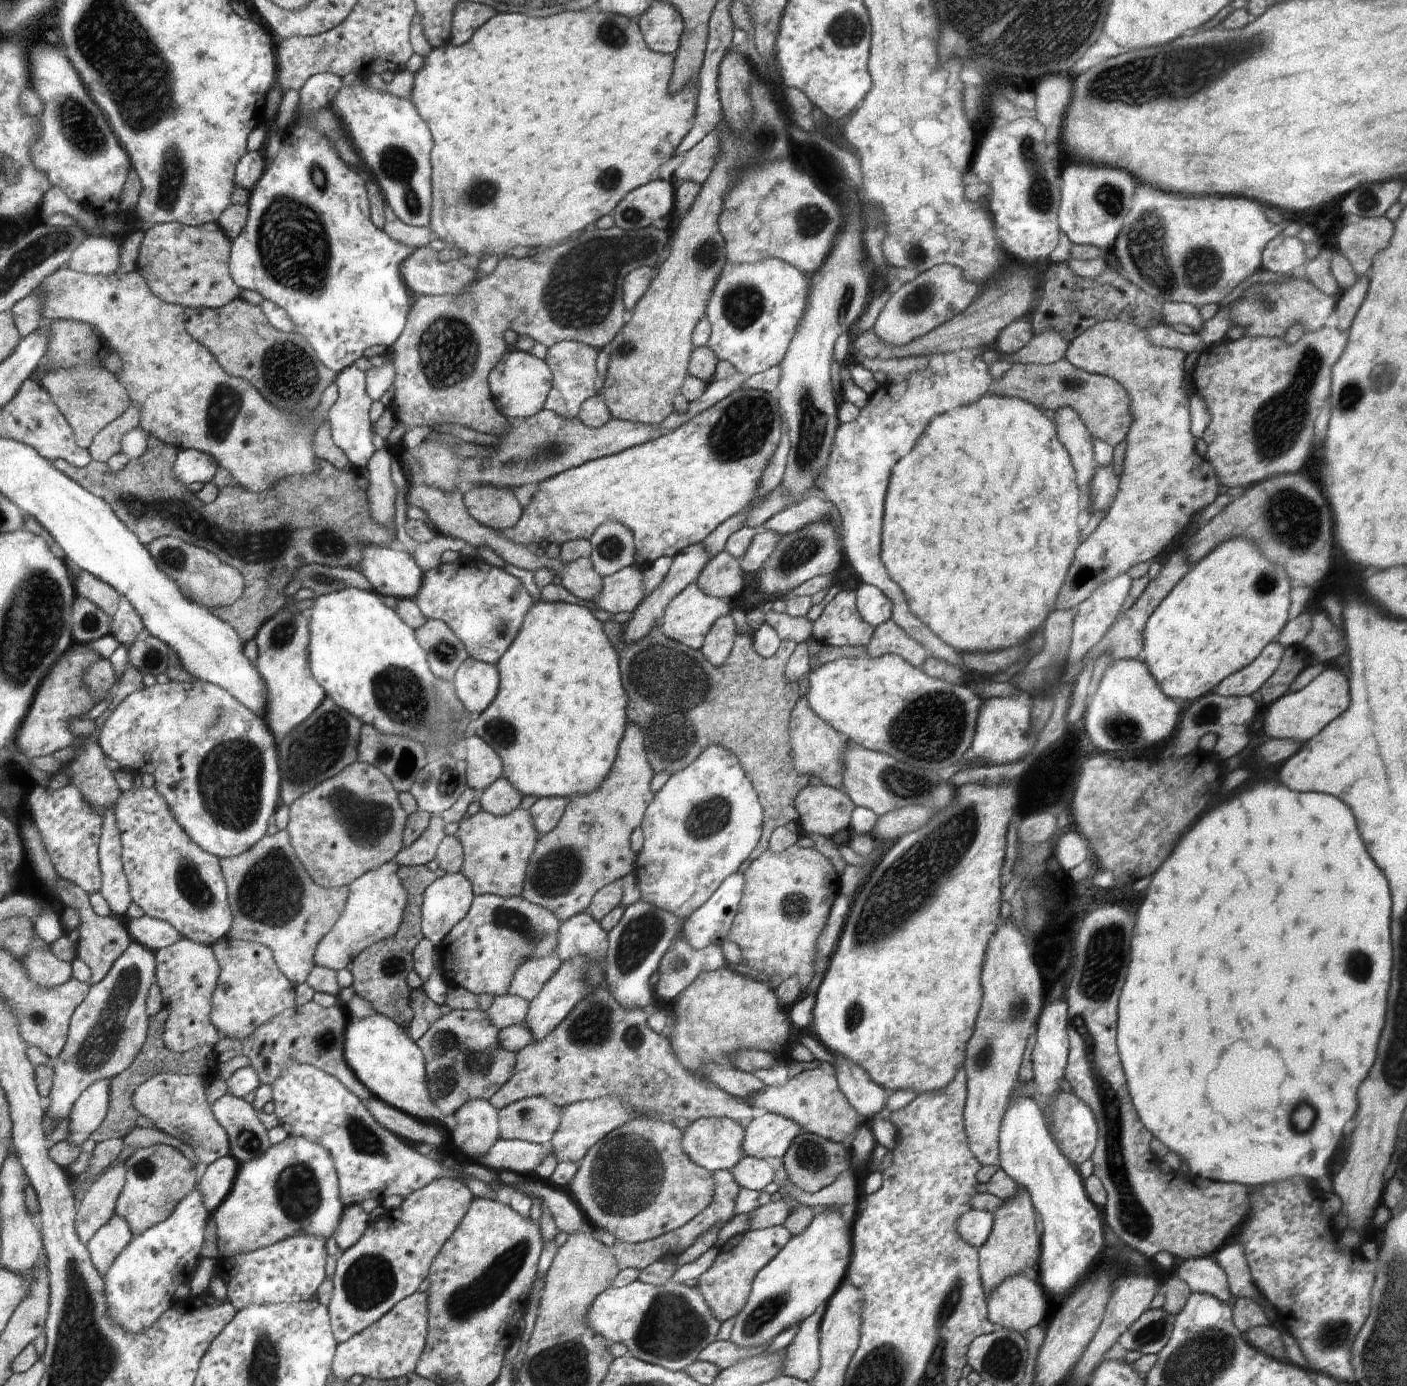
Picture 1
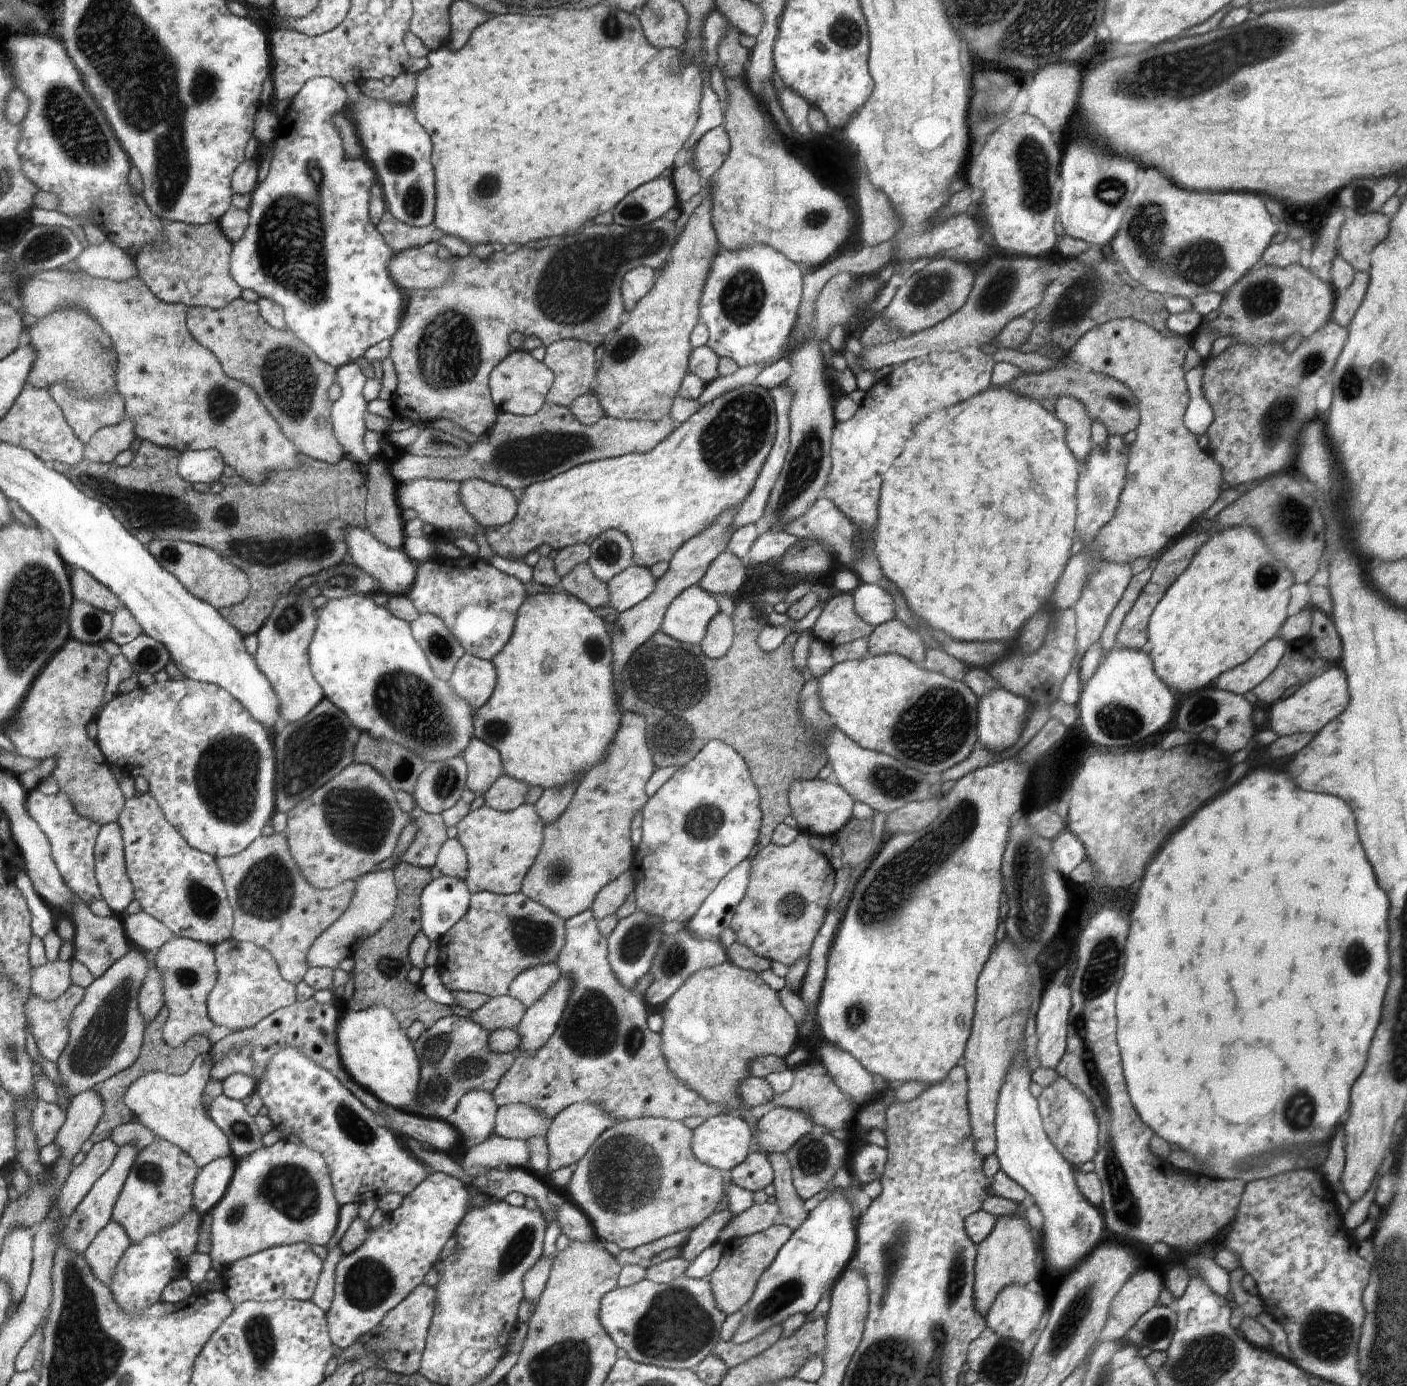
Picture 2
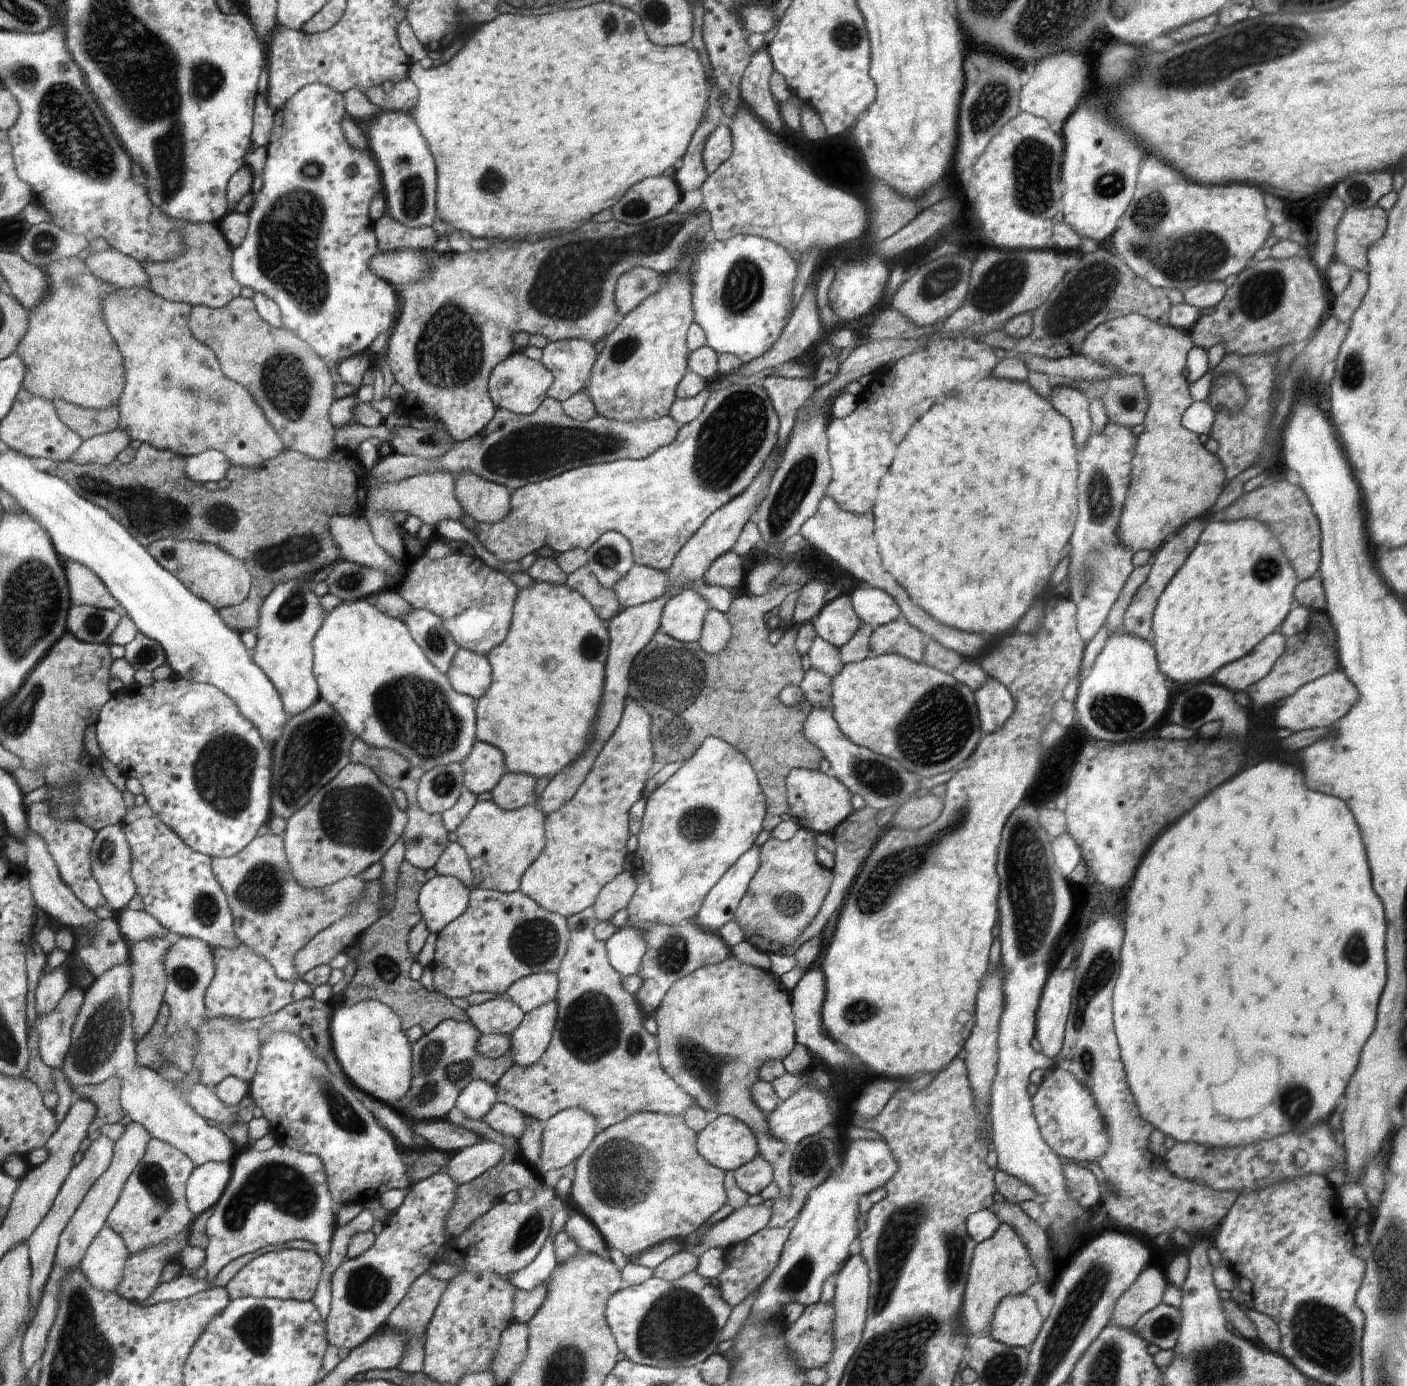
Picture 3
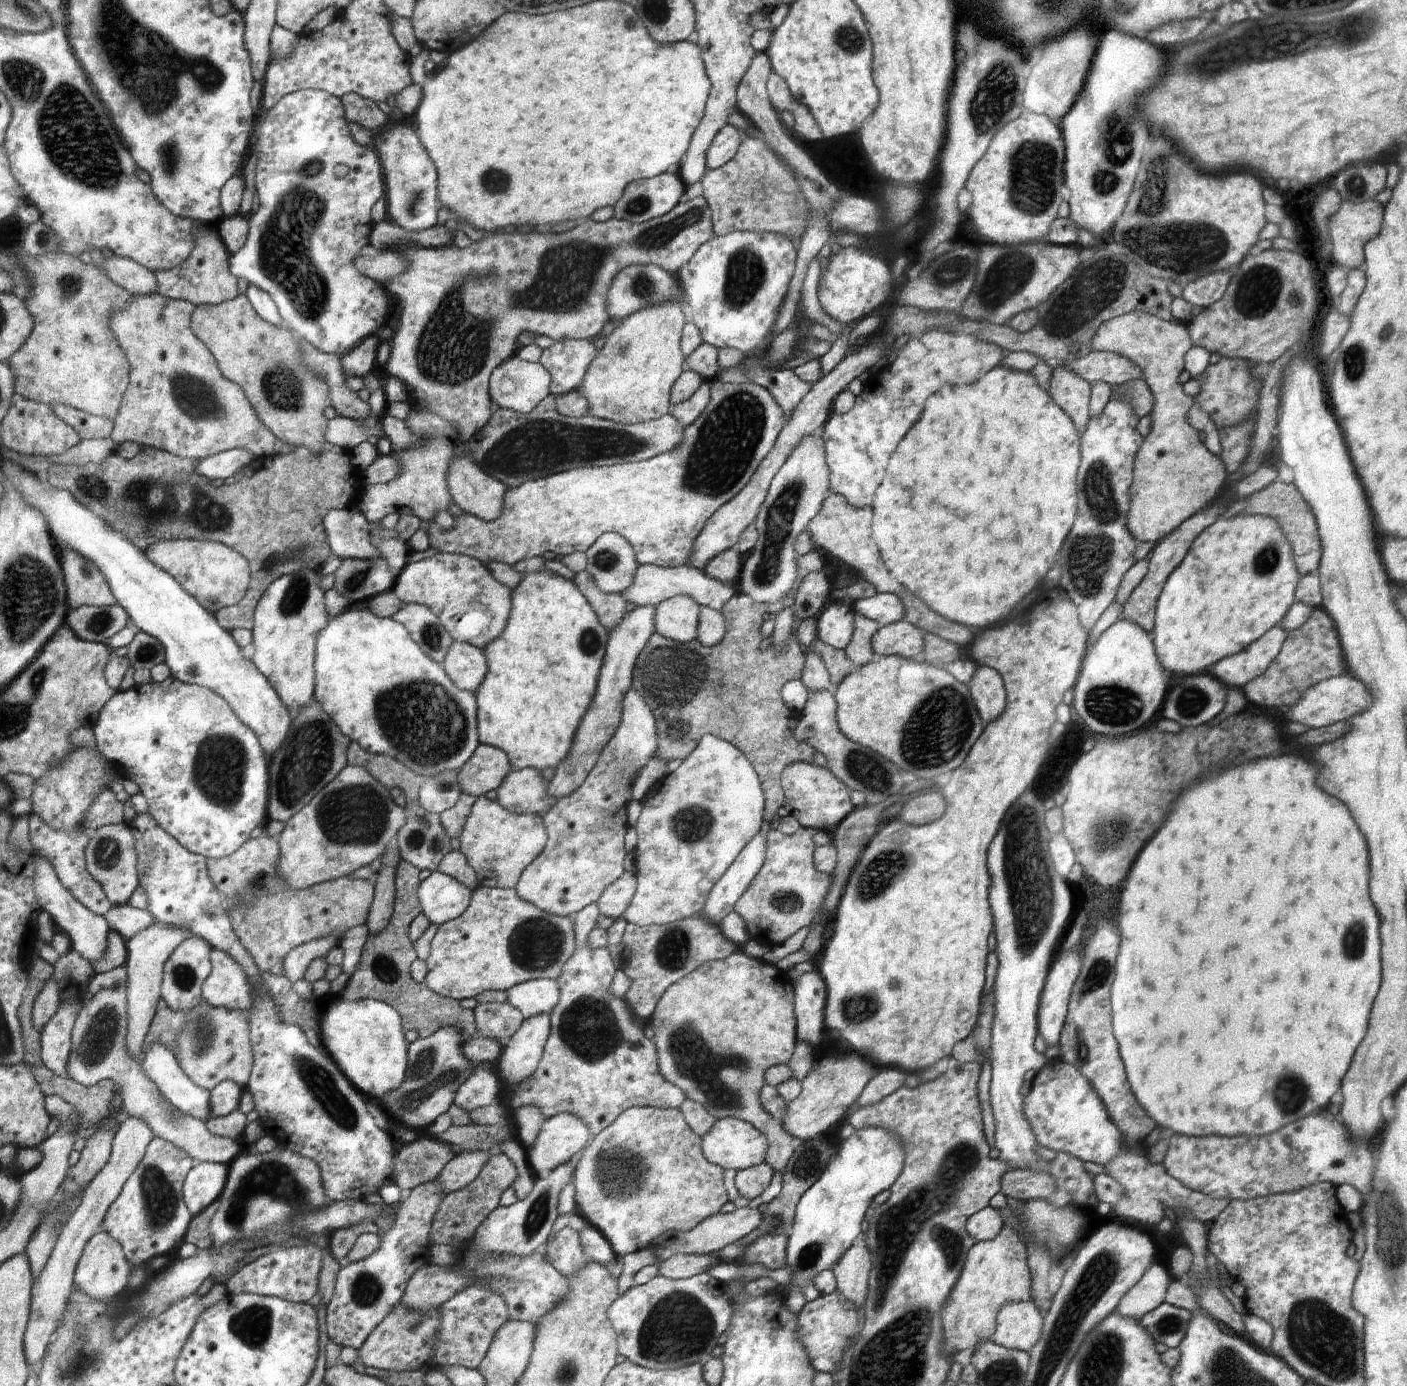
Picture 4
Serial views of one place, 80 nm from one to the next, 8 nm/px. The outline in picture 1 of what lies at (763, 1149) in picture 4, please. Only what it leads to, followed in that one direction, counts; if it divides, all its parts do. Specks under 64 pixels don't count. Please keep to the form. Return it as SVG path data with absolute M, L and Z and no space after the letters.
M728 1117L696 1119L683 1130L683 1133L685 1136L682 1144L685 1153L698 1163L698 1166L706 1167L706 1170L731 1171L746 1155L746 1150L742 1150L742 1144L746 1138L746 1124L741 1125L736 1119Z

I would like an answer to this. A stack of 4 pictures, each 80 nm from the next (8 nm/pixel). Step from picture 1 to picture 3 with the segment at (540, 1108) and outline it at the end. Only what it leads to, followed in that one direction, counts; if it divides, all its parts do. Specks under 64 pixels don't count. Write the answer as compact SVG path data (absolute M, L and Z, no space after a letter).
M497 1103L488 1114L484 1122L496 1132L510 1136L518 1142L522 1134L526 1134L526 1118L520 1110L504 1103Z

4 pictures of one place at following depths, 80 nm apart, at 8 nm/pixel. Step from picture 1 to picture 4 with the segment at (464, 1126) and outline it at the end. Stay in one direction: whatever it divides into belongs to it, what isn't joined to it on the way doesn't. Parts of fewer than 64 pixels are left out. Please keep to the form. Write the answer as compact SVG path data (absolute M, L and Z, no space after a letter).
M478 1065L478 1068L470 1074L469 1080L458 1090L455 1104L467 1113L480 1110L499 1100L502 1090L498 1075Z

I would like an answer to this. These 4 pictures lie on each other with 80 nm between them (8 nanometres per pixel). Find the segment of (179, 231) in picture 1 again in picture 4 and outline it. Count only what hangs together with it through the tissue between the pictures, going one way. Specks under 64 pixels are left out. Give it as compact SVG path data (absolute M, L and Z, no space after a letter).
M202 224L198 230L194 230L197 235L197 246L194 246L193 254L183 264L169 270L154 270L153 274L157 278L157 293L165 295L174 300L184 300L198 305L216 305L222 302L233 300L238 295L238 280L230 274L230 257L219 232L211 230Z

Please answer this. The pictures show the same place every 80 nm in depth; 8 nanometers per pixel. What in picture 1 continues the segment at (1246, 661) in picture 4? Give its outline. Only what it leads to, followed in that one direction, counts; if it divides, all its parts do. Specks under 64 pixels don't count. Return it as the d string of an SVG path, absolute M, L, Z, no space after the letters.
M1268 643L1248 666L1223 678L1214 692L1223 697L1251 696L1274 674L1283 652L1284 647L1280 643Z

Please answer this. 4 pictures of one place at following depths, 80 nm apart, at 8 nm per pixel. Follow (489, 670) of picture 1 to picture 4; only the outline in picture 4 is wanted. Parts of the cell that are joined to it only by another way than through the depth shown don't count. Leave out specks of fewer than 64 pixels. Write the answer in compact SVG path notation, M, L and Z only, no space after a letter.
M464 642L454 643L451 652L441 664L445 674L453 680L459 690L478 692L484 676L488 674L488 664L483 650Z

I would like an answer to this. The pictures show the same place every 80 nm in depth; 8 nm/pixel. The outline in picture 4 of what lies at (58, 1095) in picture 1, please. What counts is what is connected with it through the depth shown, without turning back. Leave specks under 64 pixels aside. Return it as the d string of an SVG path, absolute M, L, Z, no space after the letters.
M122 988L98 990L77 1014L77 1022L72 1032L72 1052L69 1054L68 1074L71 1080L83 1086L98 1085L98 1082L112 1080L117 1084L122 1112L125 1116L136 1116L149 1124L150 1130L158 1138L173 1143L178 1150L184 1150L194 1162L212 1162L230 1165L240 1155L237 1141L214 1136L204 1120L176 1109L172 1102L160 1092L142 1072L140 1062L134 1060L127 1042L129 1032L128 991Z

